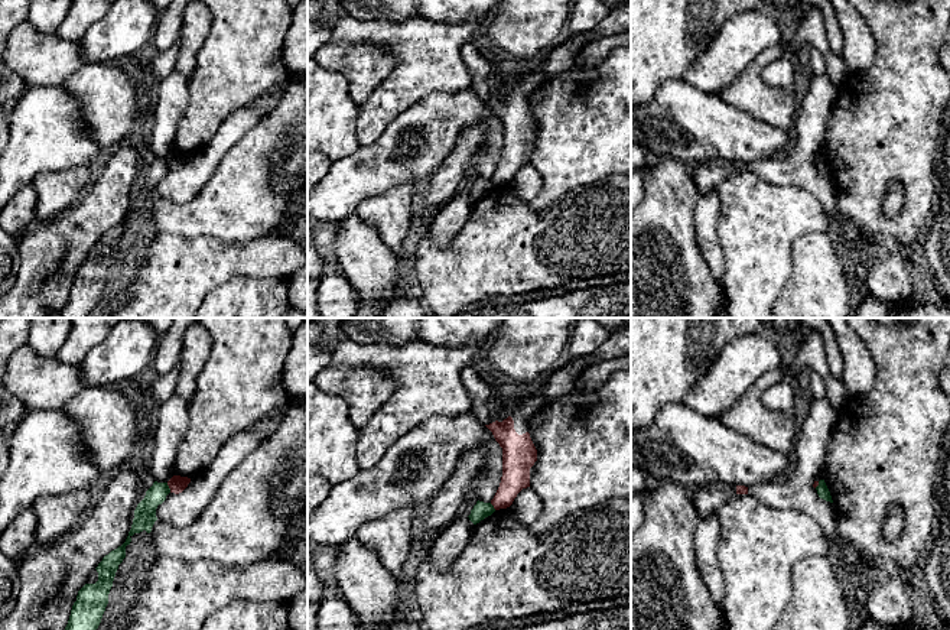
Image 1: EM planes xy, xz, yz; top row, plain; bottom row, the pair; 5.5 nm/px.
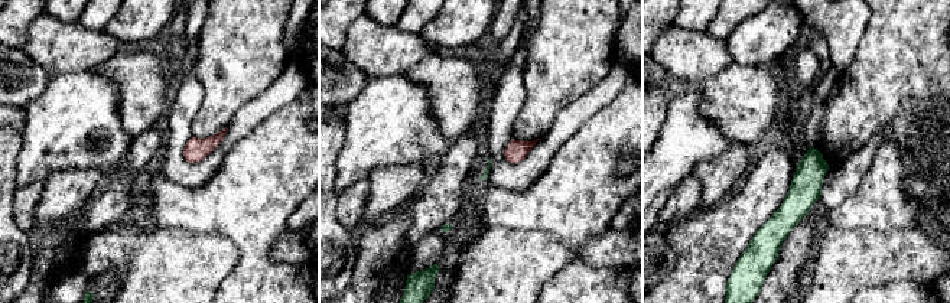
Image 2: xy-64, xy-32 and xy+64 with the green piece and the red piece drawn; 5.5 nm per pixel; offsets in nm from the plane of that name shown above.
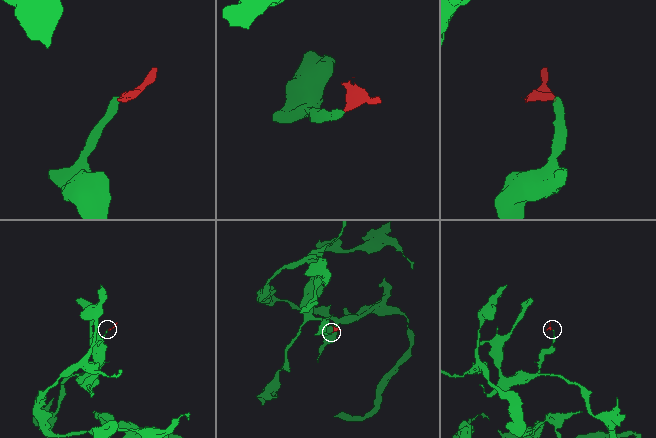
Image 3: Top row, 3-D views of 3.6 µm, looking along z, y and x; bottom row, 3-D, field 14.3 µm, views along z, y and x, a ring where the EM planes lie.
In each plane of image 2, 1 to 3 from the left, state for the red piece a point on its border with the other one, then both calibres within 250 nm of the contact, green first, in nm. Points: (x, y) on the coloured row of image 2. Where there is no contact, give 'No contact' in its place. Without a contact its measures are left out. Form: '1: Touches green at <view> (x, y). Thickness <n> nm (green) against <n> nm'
1: No contact
2: No contact
3: No contact

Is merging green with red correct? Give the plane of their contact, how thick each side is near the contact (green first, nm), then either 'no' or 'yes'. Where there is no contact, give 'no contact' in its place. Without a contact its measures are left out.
xy | 130/90 nm | no

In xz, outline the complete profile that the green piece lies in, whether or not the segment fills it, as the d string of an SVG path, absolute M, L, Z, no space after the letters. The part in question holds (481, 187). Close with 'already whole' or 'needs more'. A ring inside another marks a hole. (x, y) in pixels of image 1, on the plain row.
M478 176L468 194L474 201L476 201L485 194L491 192L494 188L495 185L491 179L484 179Z; already whole

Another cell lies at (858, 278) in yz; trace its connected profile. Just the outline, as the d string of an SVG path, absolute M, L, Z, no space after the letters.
M860 264L859 267L856 267L855 270L849 272L849 279L850 279L850 285L853 286L853 290L858 288L866 288L866 276L868 276L869 270Z

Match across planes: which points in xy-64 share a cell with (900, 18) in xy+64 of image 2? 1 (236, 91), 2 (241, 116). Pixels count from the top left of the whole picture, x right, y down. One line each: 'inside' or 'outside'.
1: inside
2: outside

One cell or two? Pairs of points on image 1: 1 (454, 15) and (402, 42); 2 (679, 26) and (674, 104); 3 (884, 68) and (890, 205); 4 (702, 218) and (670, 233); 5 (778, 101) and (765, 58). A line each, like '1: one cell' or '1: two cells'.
1: two cells
2: two cells
3: two cells
4: two cells
5: one cell

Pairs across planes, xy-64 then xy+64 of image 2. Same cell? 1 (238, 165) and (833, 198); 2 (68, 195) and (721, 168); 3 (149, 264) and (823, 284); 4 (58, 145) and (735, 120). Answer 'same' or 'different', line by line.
1: different
2: same
3: same
4: different

